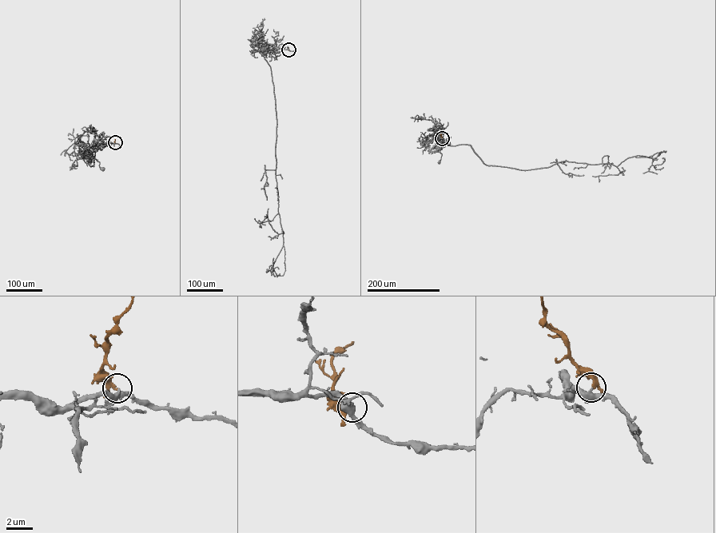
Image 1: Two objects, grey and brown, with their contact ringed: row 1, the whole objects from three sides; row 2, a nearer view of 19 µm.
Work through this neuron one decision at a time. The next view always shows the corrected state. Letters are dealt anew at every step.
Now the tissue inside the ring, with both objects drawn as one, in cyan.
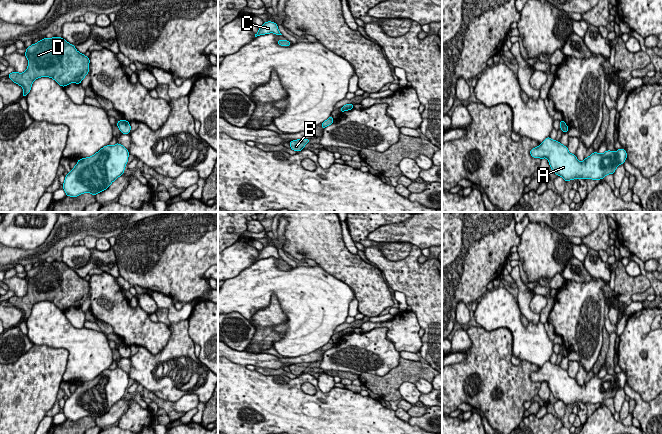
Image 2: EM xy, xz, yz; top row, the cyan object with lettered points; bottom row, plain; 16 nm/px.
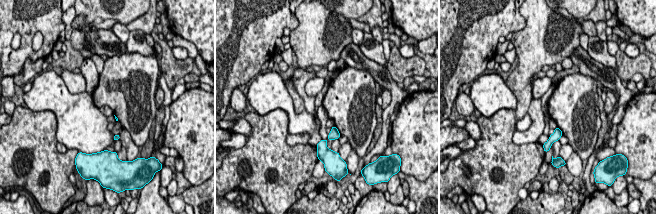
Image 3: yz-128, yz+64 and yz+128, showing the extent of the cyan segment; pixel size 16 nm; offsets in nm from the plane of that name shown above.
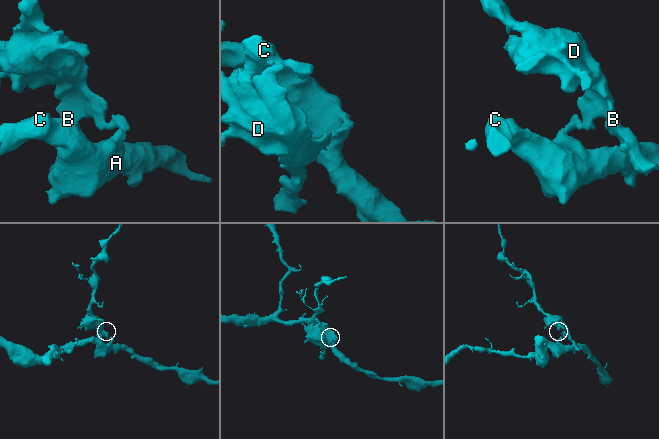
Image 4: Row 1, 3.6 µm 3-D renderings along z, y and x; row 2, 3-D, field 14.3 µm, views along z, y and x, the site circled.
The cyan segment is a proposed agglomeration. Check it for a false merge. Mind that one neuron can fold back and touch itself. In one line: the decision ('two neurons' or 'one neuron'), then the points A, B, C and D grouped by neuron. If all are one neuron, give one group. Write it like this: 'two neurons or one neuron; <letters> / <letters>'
two neurons; A C / B D

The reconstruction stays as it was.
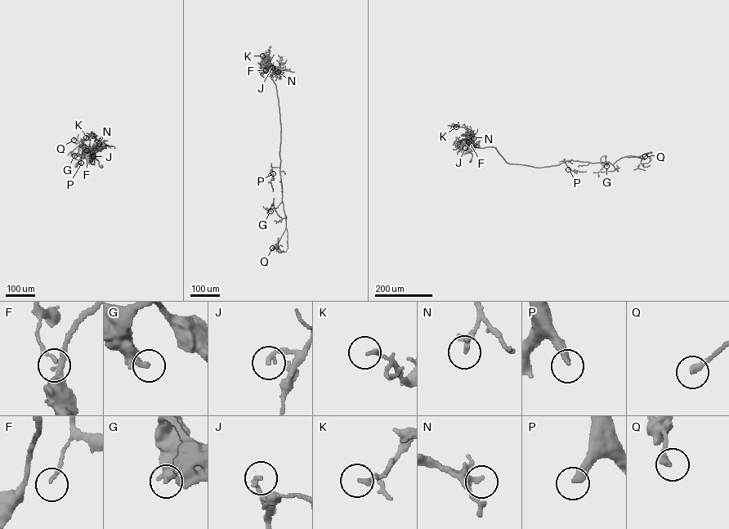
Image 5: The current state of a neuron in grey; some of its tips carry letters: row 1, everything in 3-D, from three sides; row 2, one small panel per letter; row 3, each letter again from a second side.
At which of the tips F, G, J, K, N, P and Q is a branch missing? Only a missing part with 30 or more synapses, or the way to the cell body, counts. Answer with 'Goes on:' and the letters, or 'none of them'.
Goes on: P

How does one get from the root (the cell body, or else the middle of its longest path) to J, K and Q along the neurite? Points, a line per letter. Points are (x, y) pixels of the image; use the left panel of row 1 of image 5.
J: (101, 166), (92, 153), (93, 156)
K: (101, 166), (92, 155), (95, 137), (92, 135), (86, 137)
Q: (101, 166), (92, 154), (89, 154), (95, 150), (94, 164), (90, 162), (89, 140), (73, 140)

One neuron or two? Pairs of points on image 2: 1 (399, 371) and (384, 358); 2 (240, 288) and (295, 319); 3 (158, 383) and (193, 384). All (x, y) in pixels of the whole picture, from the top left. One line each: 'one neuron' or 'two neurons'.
1: two neurons
2: one neuron
3: one neuron

